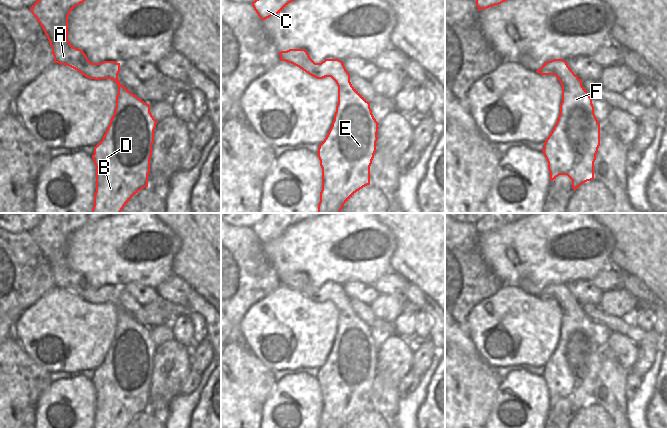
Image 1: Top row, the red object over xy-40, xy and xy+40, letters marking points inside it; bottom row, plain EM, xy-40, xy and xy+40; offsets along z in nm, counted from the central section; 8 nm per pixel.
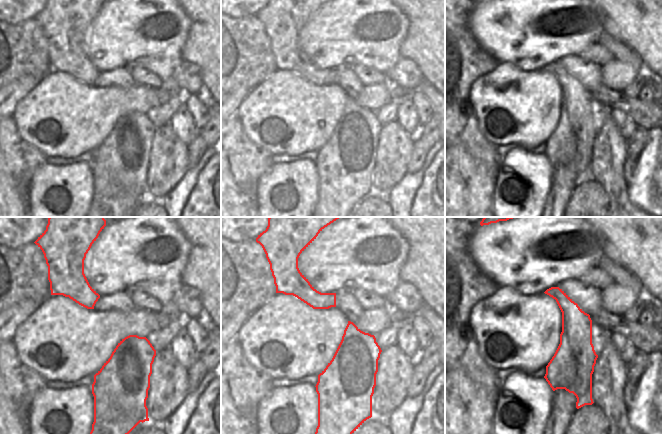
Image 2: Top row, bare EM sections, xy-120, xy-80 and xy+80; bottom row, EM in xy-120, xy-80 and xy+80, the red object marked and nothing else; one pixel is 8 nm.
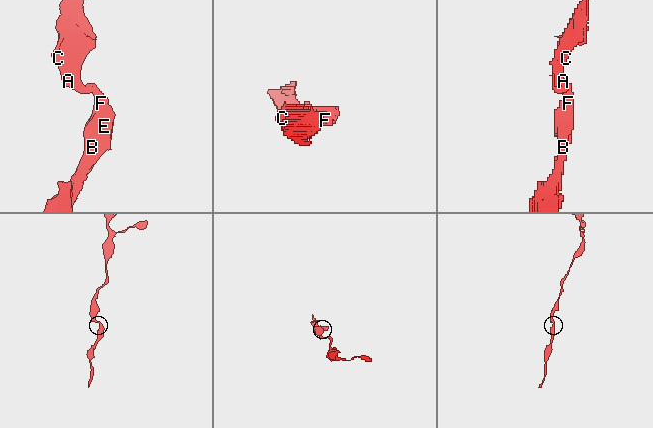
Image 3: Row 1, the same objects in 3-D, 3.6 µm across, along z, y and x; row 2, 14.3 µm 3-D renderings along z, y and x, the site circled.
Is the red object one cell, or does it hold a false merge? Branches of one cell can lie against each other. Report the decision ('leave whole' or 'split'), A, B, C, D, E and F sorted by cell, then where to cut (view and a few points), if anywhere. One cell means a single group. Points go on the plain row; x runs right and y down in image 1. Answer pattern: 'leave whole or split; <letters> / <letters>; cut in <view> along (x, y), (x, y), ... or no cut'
leave whole; A B C D E F; no cut

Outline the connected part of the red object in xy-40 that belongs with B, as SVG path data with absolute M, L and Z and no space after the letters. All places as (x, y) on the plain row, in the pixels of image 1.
M44 213L42 220L30 232L42 250L52 272L54 287L67 289L89 303L111 303L118 310L116 332L102 364L94 371L92 382L96 390L96 416L94 428L126 428L133 419L148 411L150 382L157 344L150 336L150 329L120 308L120 287L103 285L91 287L86 278L73 271L68 264L68 240L87 223L109 217L114 213Z

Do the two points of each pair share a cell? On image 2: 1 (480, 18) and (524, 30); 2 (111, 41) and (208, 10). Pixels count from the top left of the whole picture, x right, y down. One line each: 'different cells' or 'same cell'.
1: same cell
2: different cells

